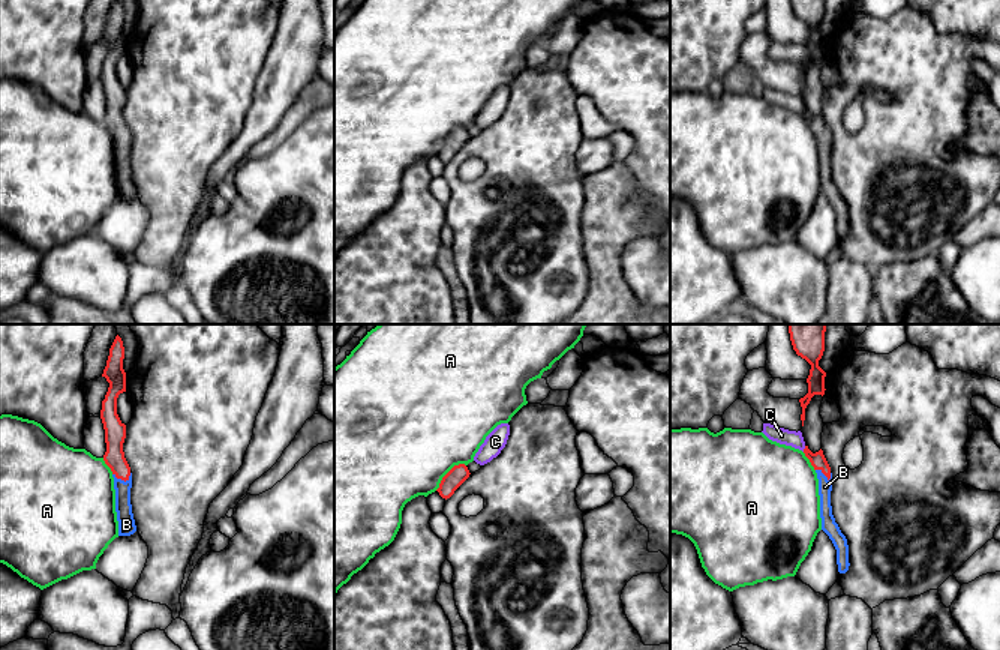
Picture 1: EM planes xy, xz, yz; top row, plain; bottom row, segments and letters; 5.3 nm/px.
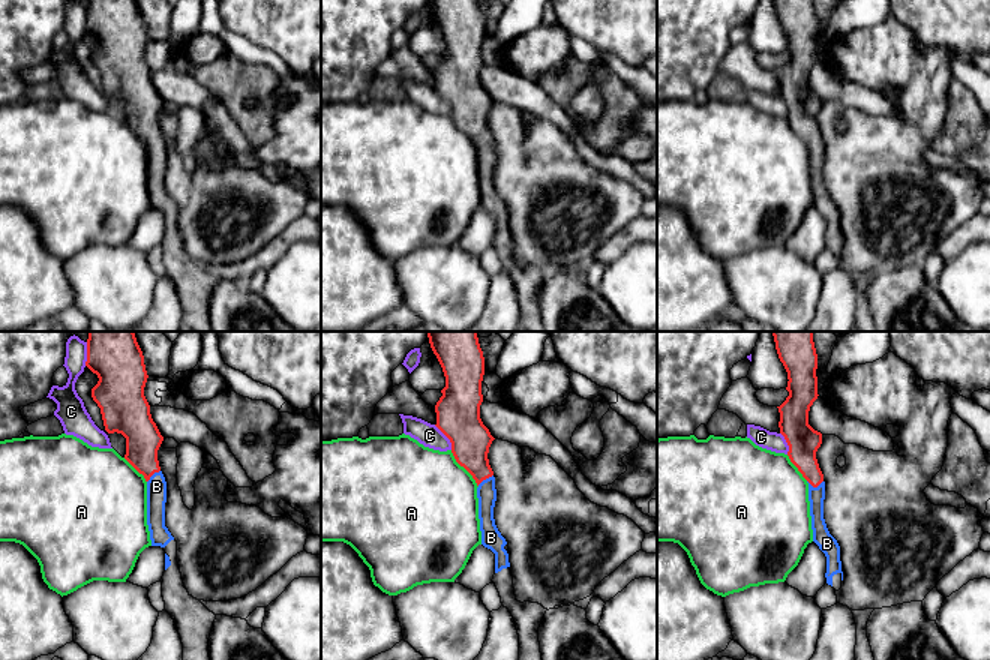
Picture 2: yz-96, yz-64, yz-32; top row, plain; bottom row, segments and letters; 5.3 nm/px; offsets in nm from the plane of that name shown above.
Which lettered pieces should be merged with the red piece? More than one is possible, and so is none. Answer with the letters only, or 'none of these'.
B

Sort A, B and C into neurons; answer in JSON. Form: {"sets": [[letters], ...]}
{"sets": [["A"], ["B"], ["C"]]}

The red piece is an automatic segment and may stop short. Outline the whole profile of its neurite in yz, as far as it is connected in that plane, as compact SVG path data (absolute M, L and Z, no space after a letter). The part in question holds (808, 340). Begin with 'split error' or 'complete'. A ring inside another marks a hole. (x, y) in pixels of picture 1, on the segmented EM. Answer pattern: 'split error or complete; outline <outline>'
complete; outline M787 324L793 350L798 356L805 359L810 365L810 375L807 378L808 393L799 399L802 407L802 426L805 420L805 408L814 395L825 395L826 372L819 366L819 360L825 351L826 324Z

